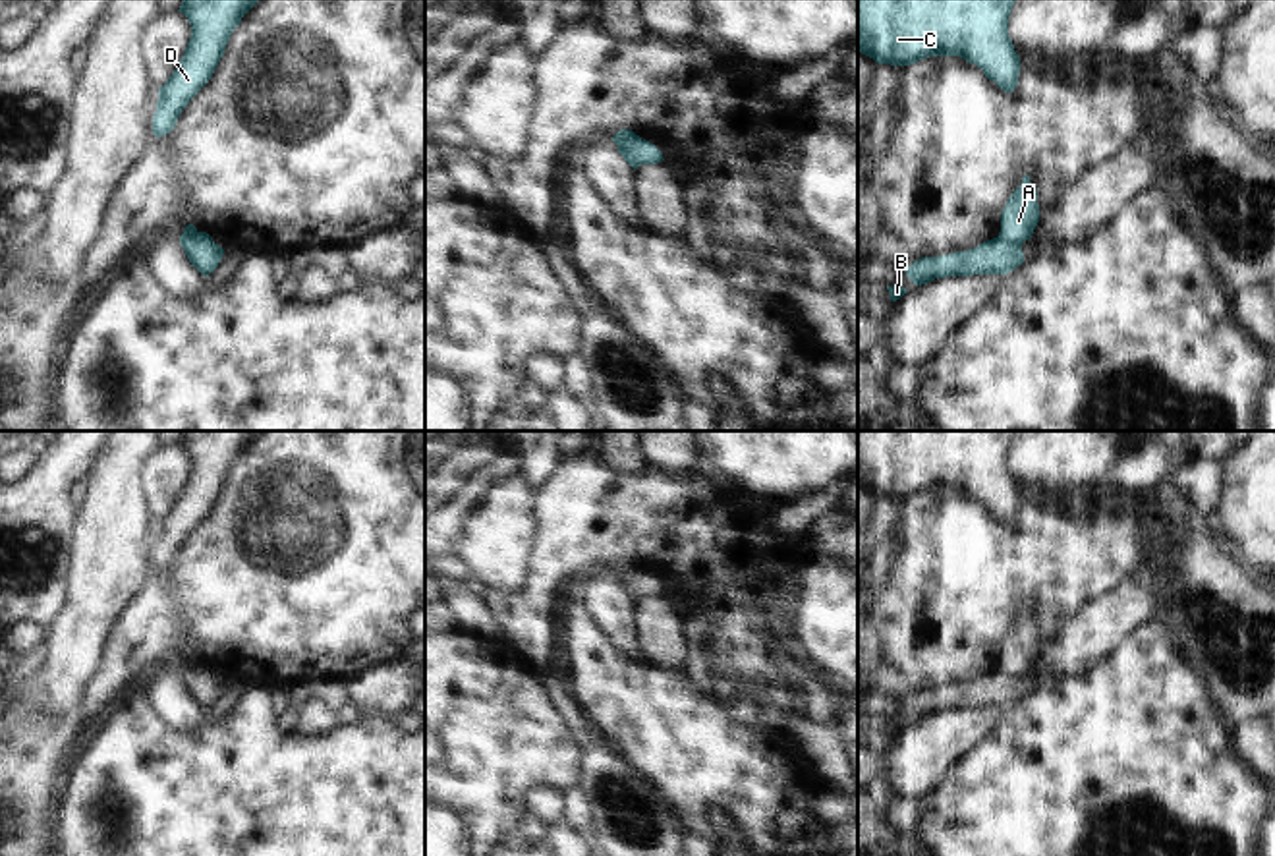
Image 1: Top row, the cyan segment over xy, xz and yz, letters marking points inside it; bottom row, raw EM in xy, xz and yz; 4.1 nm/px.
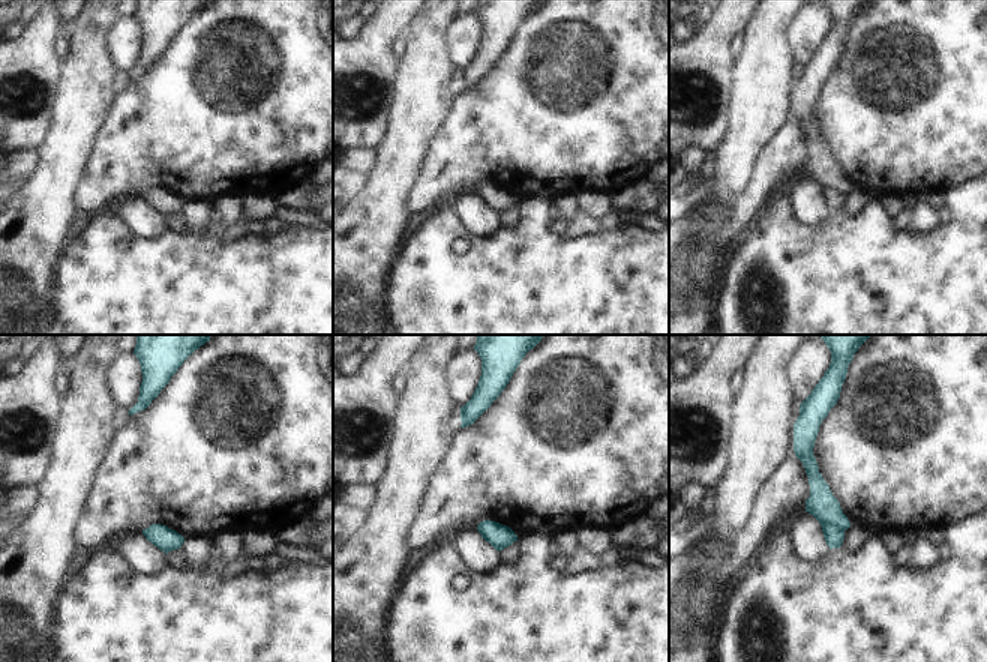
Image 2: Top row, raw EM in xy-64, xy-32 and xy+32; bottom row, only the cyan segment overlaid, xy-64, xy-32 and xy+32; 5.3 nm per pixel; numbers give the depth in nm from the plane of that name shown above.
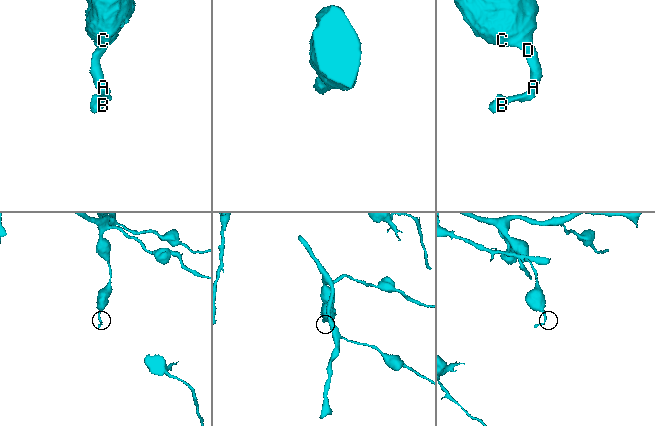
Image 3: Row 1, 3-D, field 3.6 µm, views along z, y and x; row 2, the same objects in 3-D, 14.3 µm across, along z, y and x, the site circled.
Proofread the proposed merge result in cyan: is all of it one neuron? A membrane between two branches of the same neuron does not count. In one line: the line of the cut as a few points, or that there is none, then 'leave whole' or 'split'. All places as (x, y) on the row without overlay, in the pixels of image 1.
cut yz (997, 669), (1020, 679); split

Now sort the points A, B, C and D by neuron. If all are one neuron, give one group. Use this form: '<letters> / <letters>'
A C D / B

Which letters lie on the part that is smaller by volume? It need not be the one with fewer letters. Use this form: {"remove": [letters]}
{"remove": ["B"]}

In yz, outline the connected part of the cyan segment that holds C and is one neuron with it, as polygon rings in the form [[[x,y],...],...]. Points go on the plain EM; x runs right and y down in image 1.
[[[858,431],[858,485],[877,497],[910,499],[929,489],[960,489],[1005,526],[1018,518],[1020,489],[1008,470],[1016,431]]]

